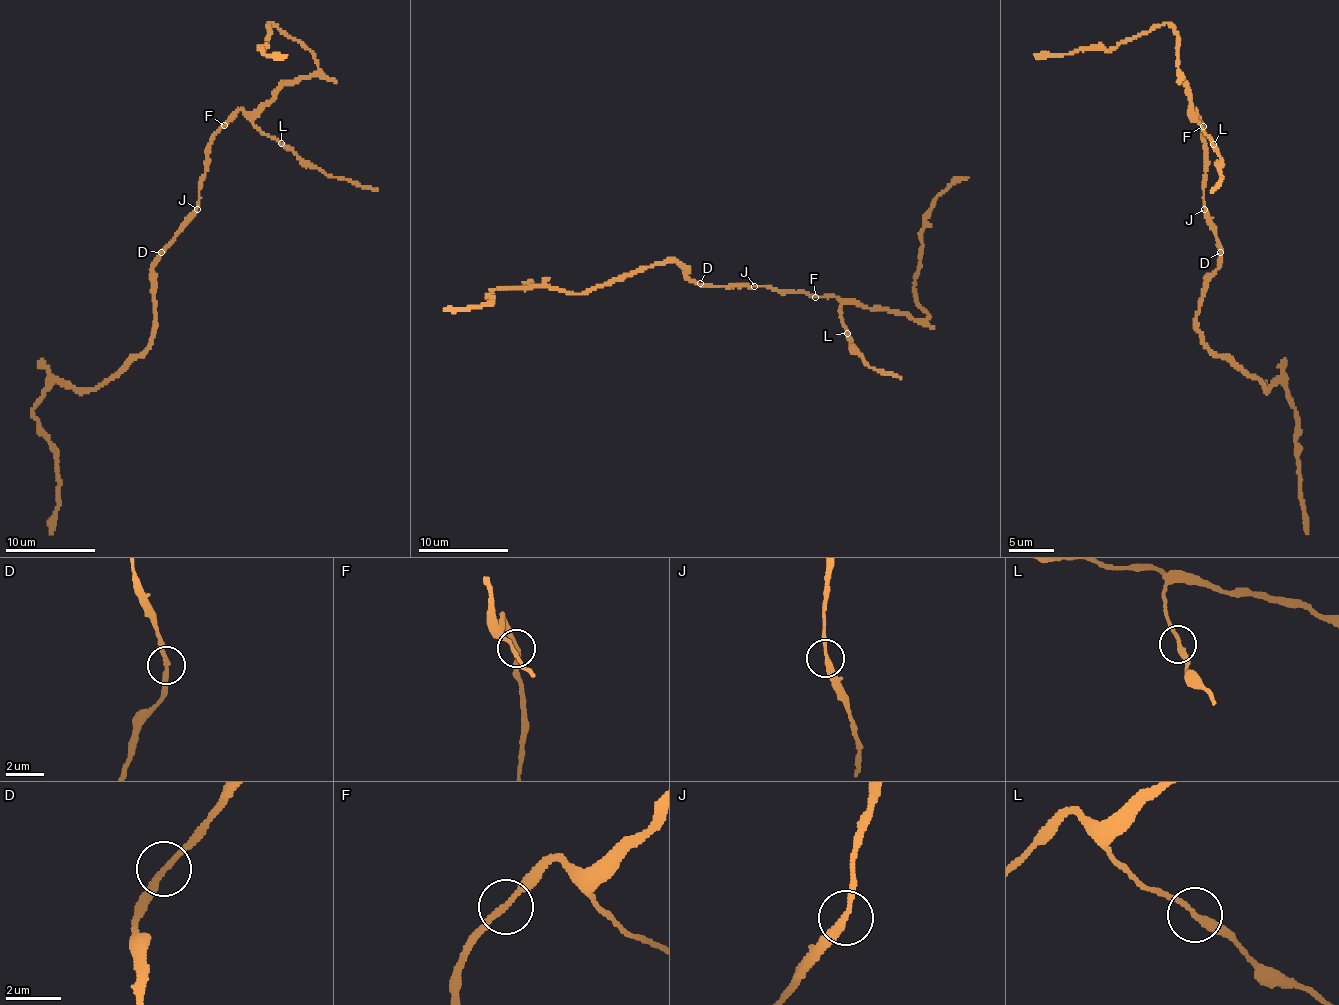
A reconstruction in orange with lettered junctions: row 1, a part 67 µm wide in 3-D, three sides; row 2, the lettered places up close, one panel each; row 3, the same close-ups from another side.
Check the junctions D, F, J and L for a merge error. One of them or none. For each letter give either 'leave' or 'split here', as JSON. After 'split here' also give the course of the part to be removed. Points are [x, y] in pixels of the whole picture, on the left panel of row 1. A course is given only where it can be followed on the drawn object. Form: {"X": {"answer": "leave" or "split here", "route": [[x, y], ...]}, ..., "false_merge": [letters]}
{"D": {"answer": "leave"}, "F": {"answer": "leave"}, "J": {"answer": "leave"}, "L": {"answer": "leave"}, "false_merge": []}

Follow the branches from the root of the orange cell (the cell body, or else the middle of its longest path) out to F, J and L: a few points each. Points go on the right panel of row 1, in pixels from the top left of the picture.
F: (1211, 227), (1203, 200), (1206, 143), (1203, 126)
J: (1211, 227), (1204, 209)
L: (1211, 227), (1203, 200), (1206, 143), (1202, 132), (1204, 128), (1194, 110), (1213, 144)

